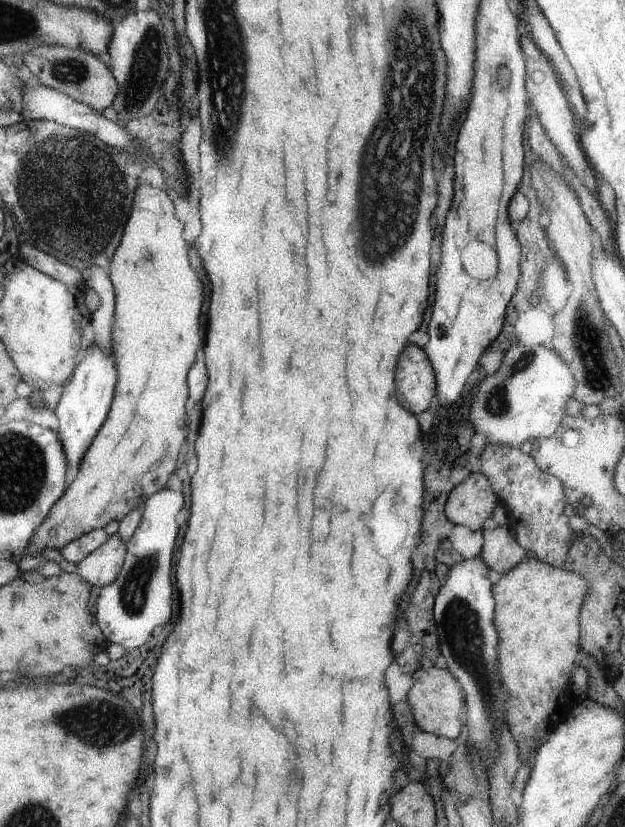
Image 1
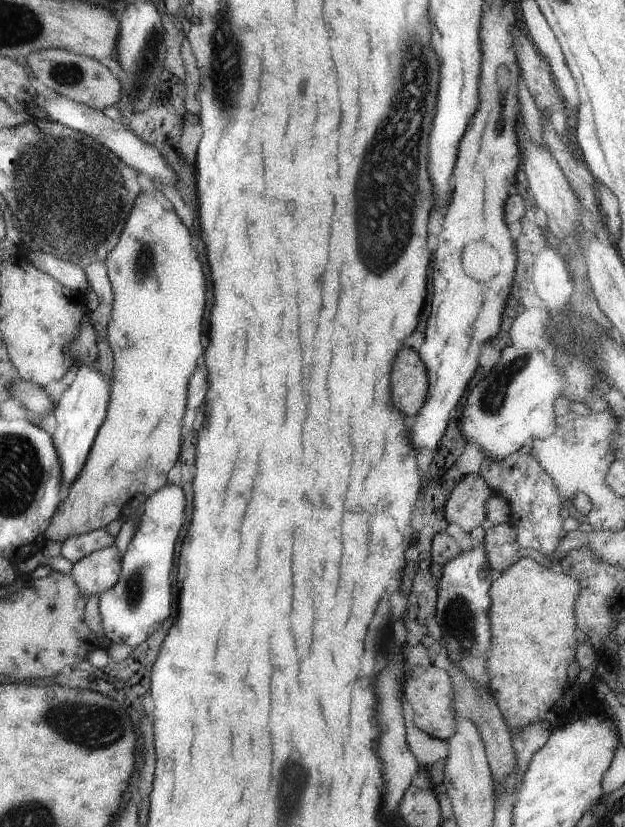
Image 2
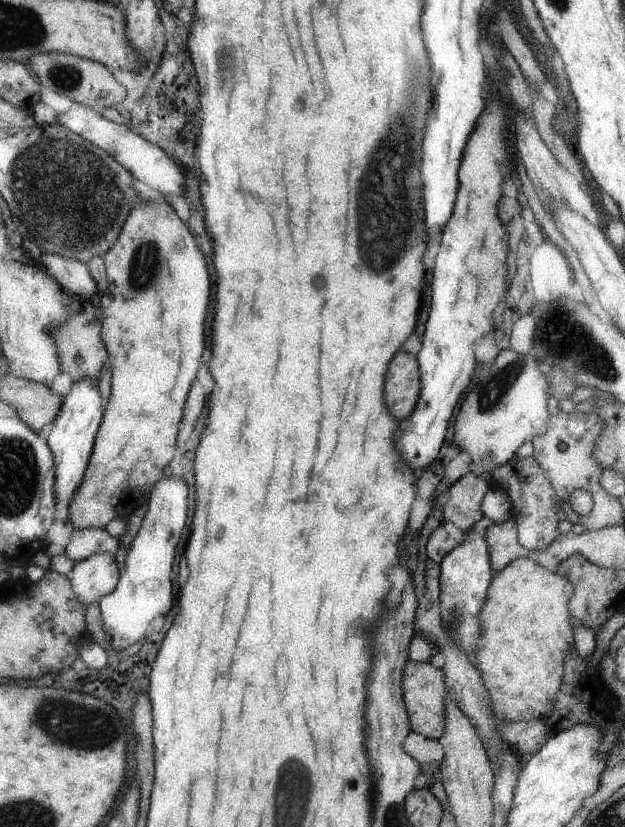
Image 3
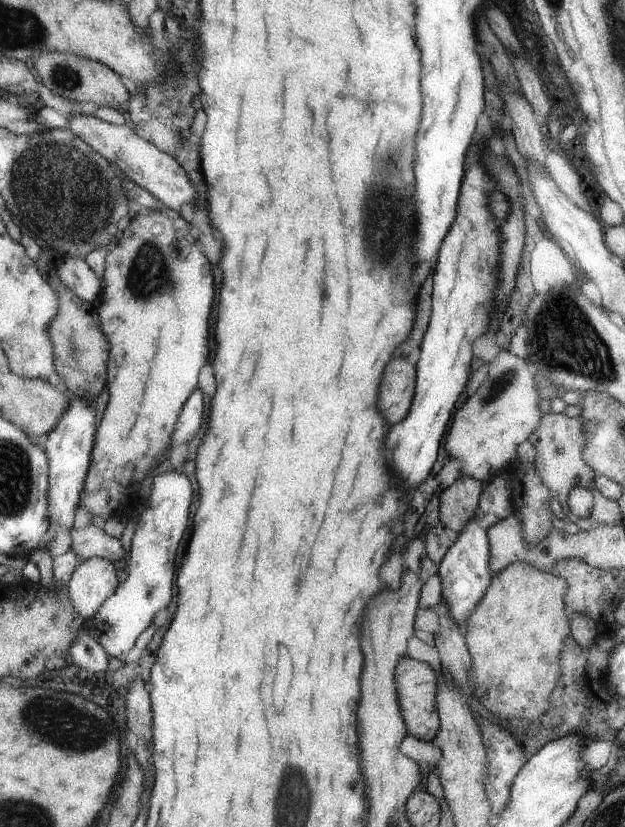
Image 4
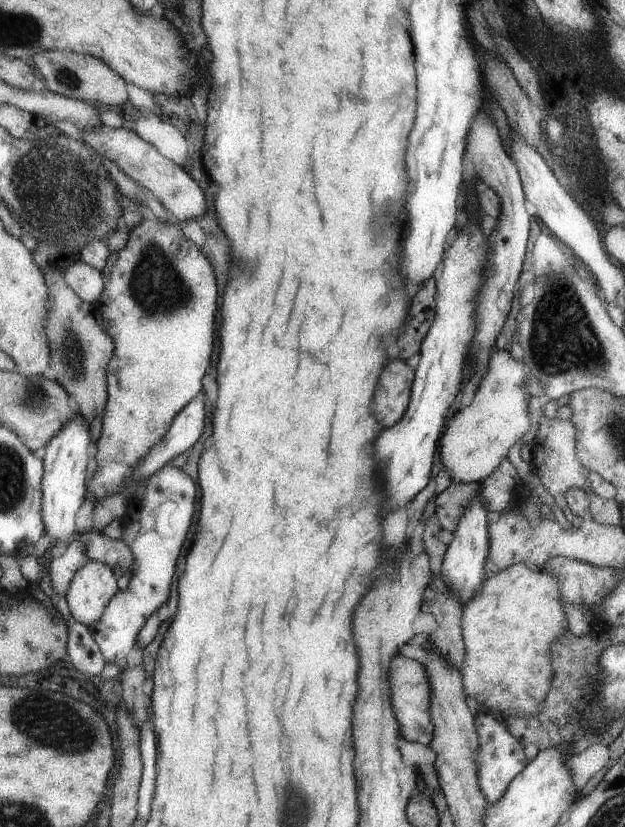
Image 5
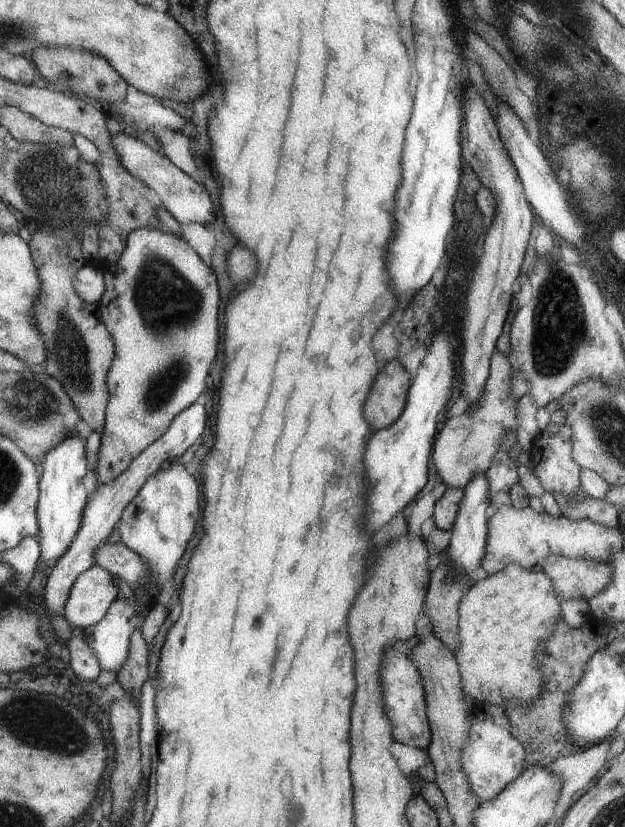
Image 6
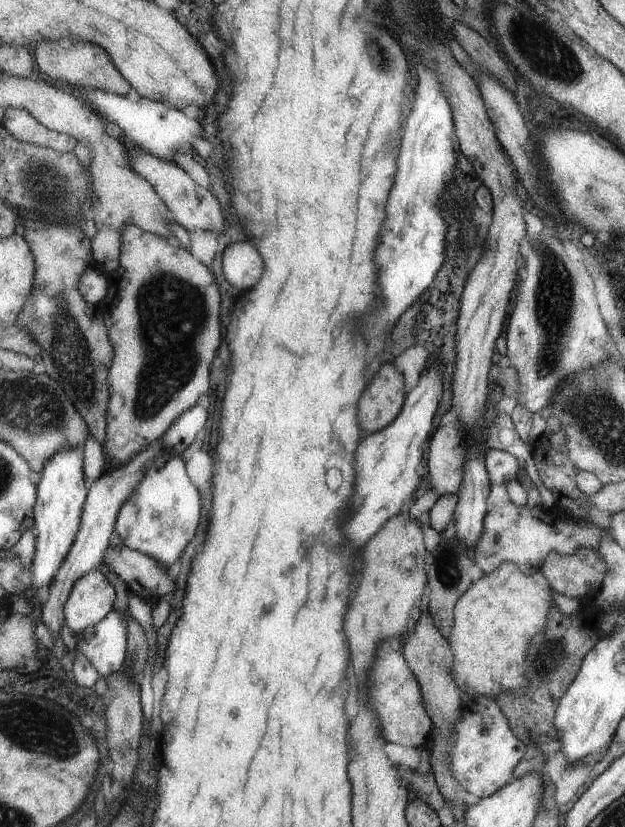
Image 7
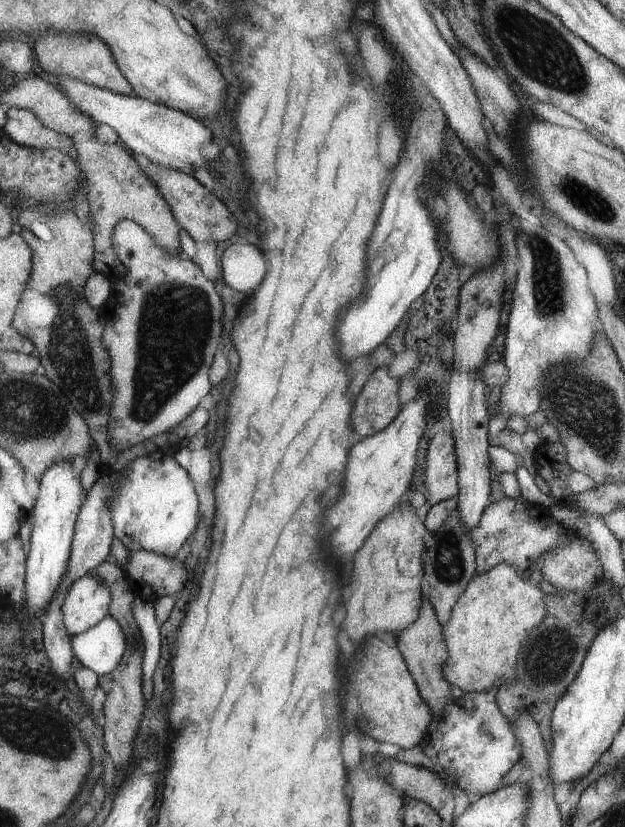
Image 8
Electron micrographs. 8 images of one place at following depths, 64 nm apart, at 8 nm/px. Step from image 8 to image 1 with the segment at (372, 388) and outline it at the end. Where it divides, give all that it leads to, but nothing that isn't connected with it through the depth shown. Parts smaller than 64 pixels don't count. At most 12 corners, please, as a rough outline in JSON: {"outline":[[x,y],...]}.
{"outline":[[417,346],[397,366],[397,398],[421,414],[435,396],[435,372]]}

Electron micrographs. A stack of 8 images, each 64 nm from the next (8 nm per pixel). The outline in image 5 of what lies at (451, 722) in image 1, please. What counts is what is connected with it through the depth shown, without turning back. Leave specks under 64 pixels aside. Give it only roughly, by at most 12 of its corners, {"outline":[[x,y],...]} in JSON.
{"outline":[[400,653],[389,662],[399,736],[428,746],[429,678]]}

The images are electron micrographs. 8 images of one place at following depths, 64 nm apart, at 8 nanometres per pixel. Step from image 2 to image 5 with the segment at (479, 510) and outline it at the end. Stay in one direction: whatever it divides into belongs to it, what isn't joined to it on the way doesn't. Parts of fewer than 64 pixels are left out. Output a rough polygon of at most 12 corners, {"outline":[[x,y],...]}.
{"outline":[[451,482],[435,498],[441,529],[453,533],[477,484]]}

